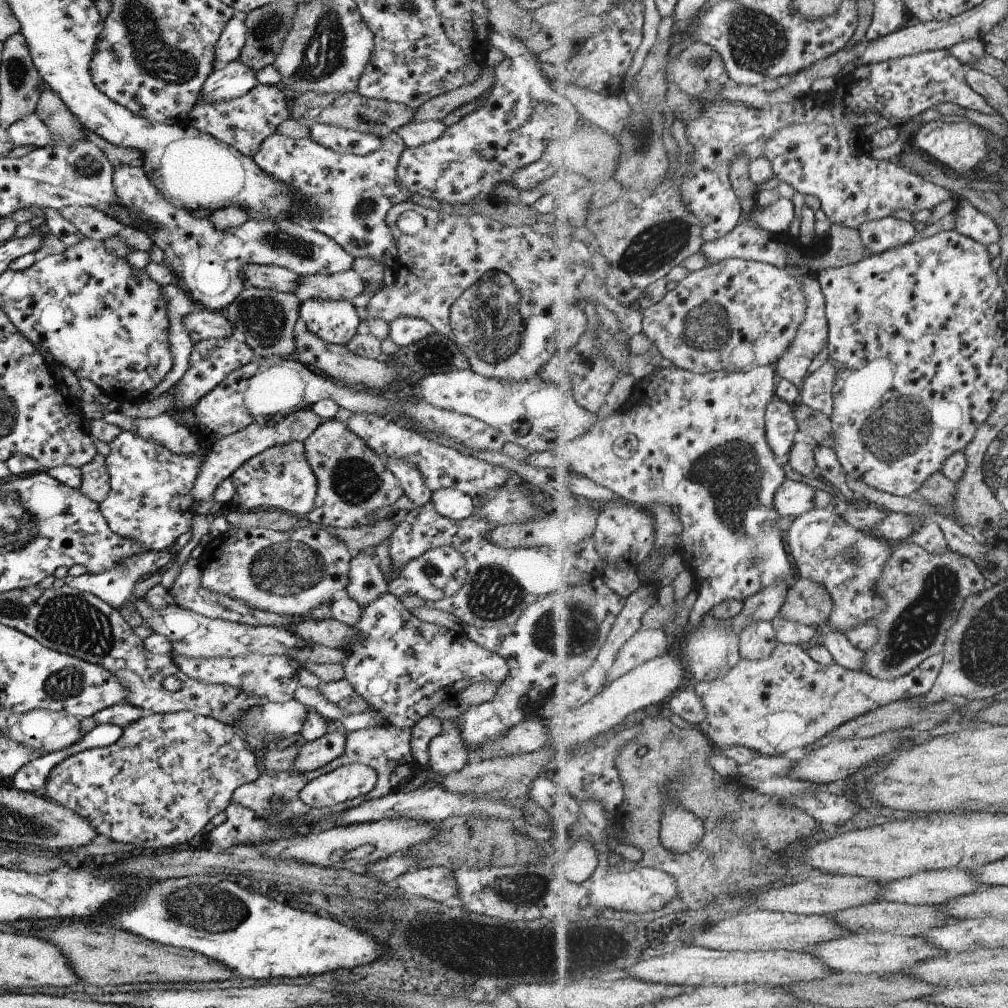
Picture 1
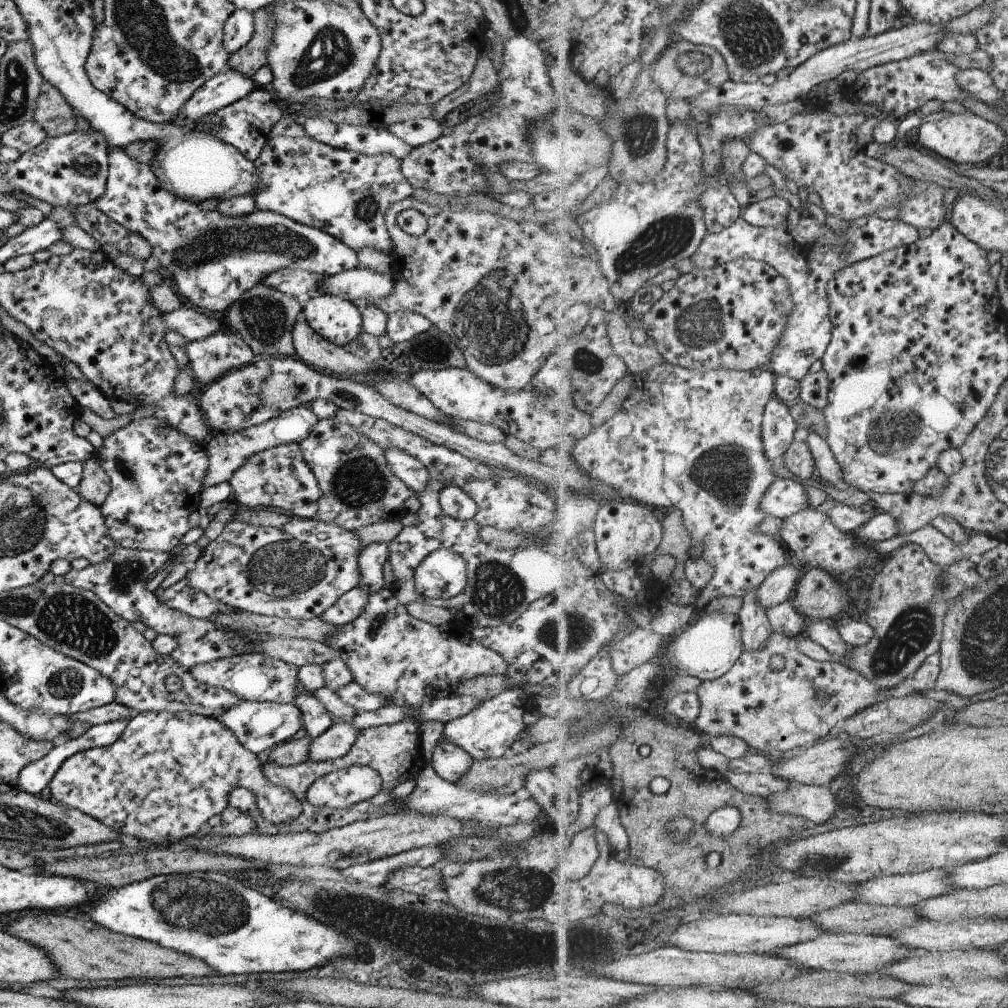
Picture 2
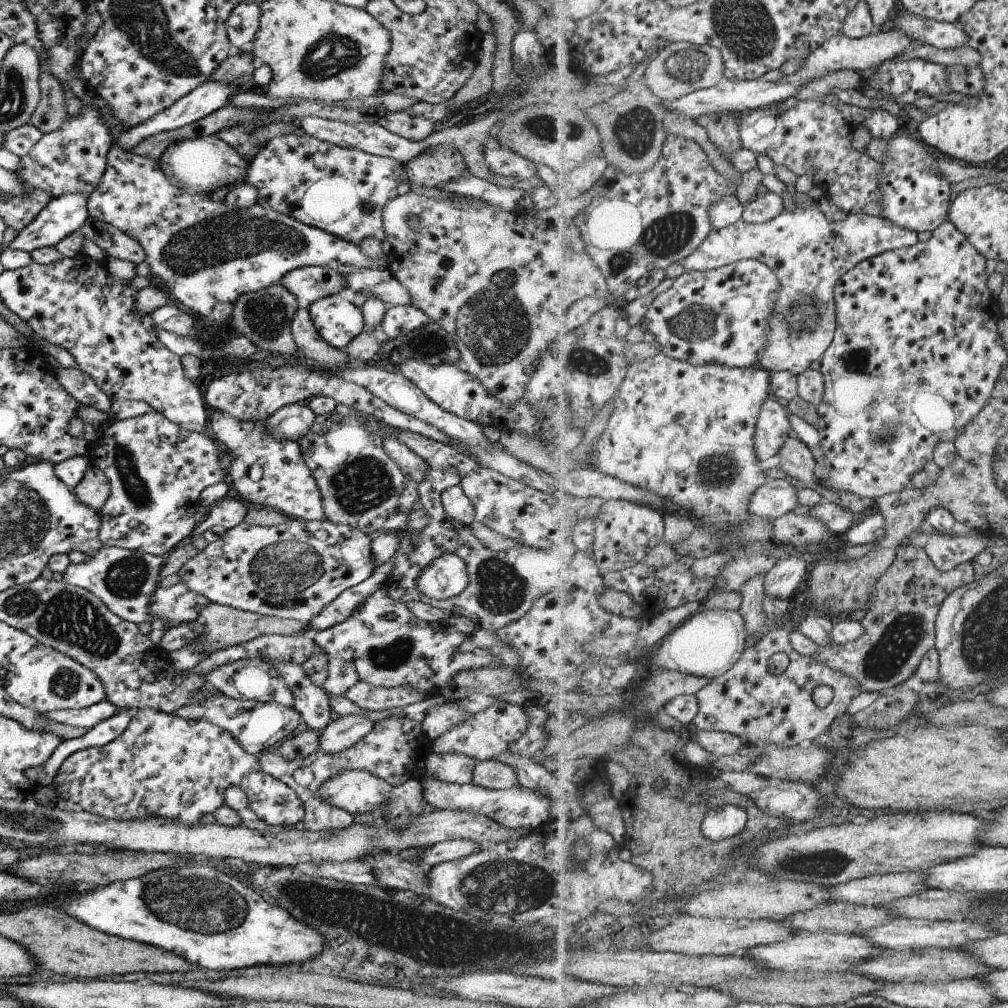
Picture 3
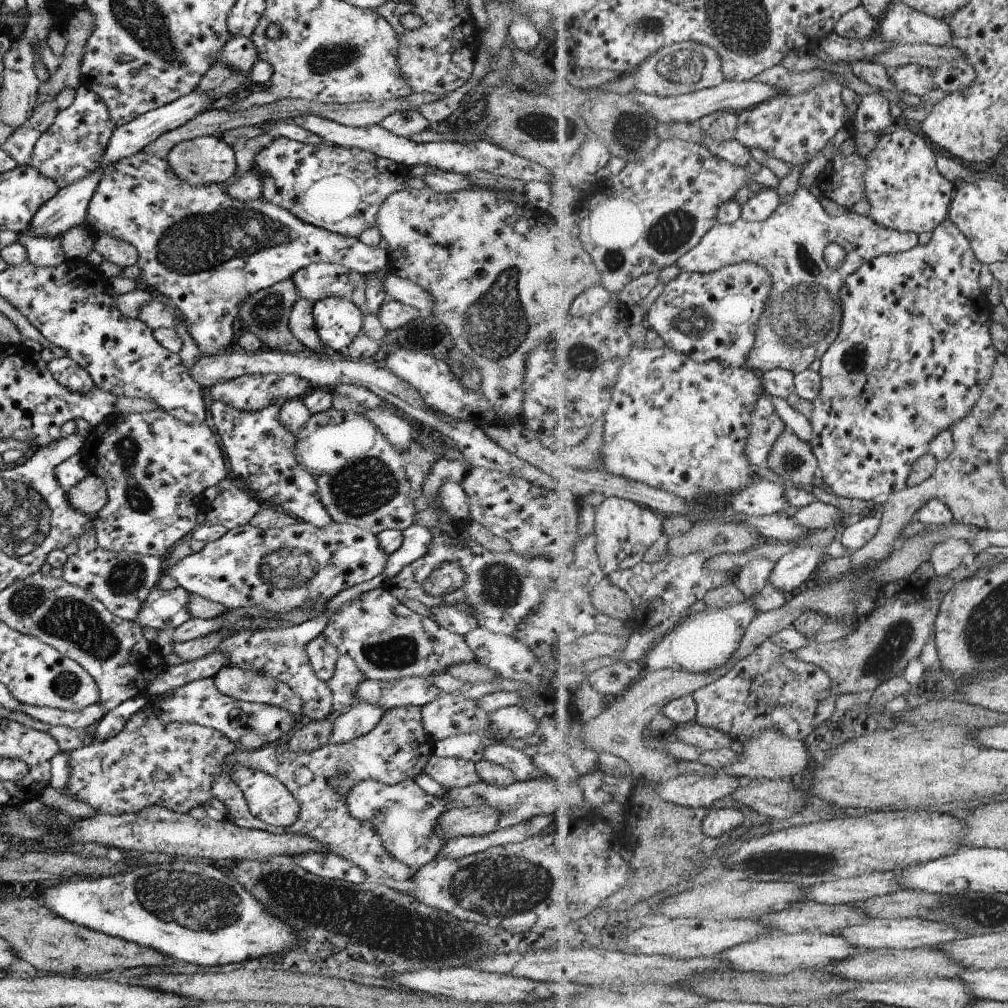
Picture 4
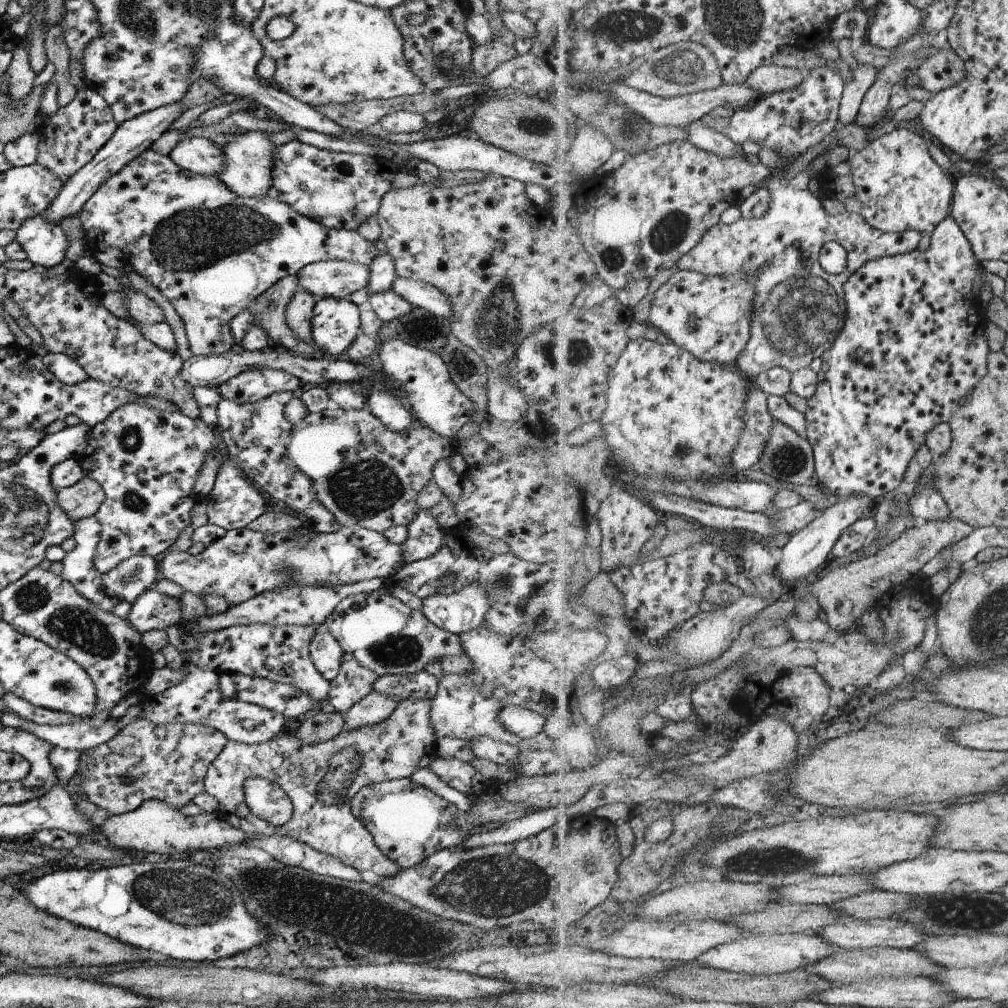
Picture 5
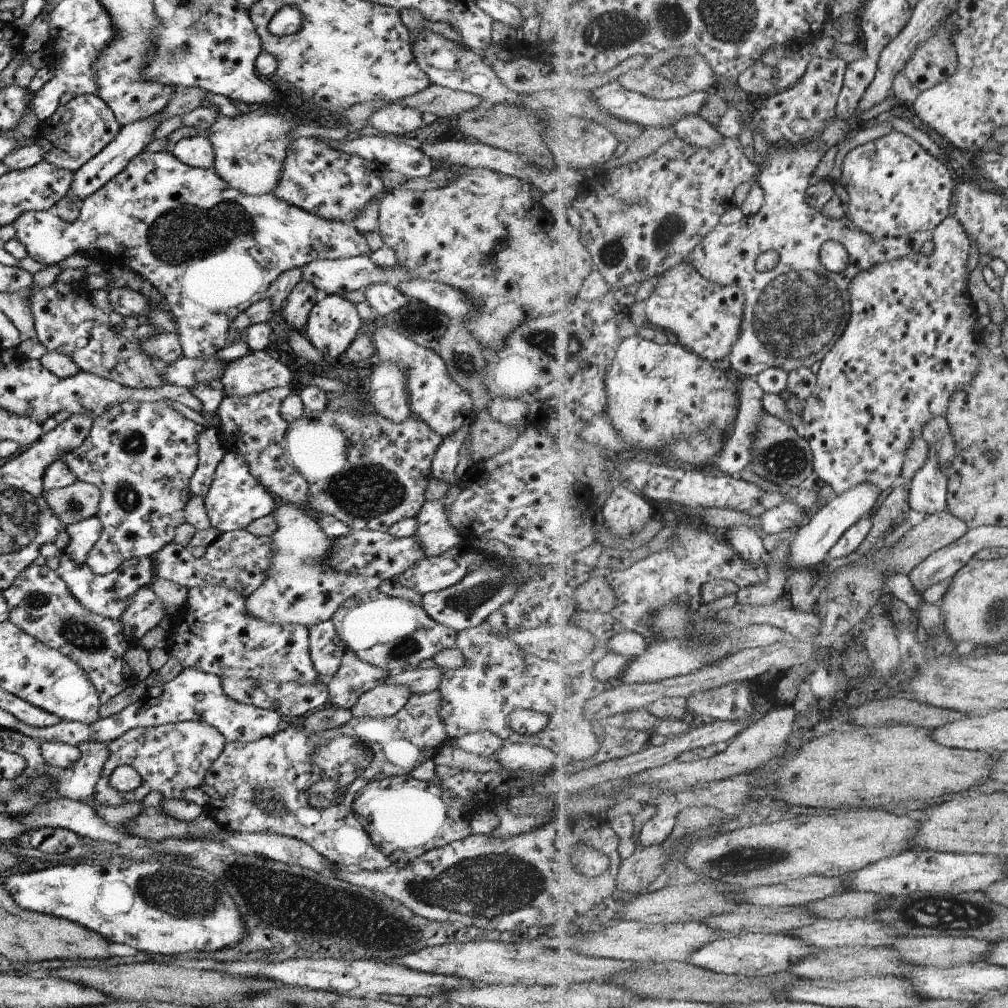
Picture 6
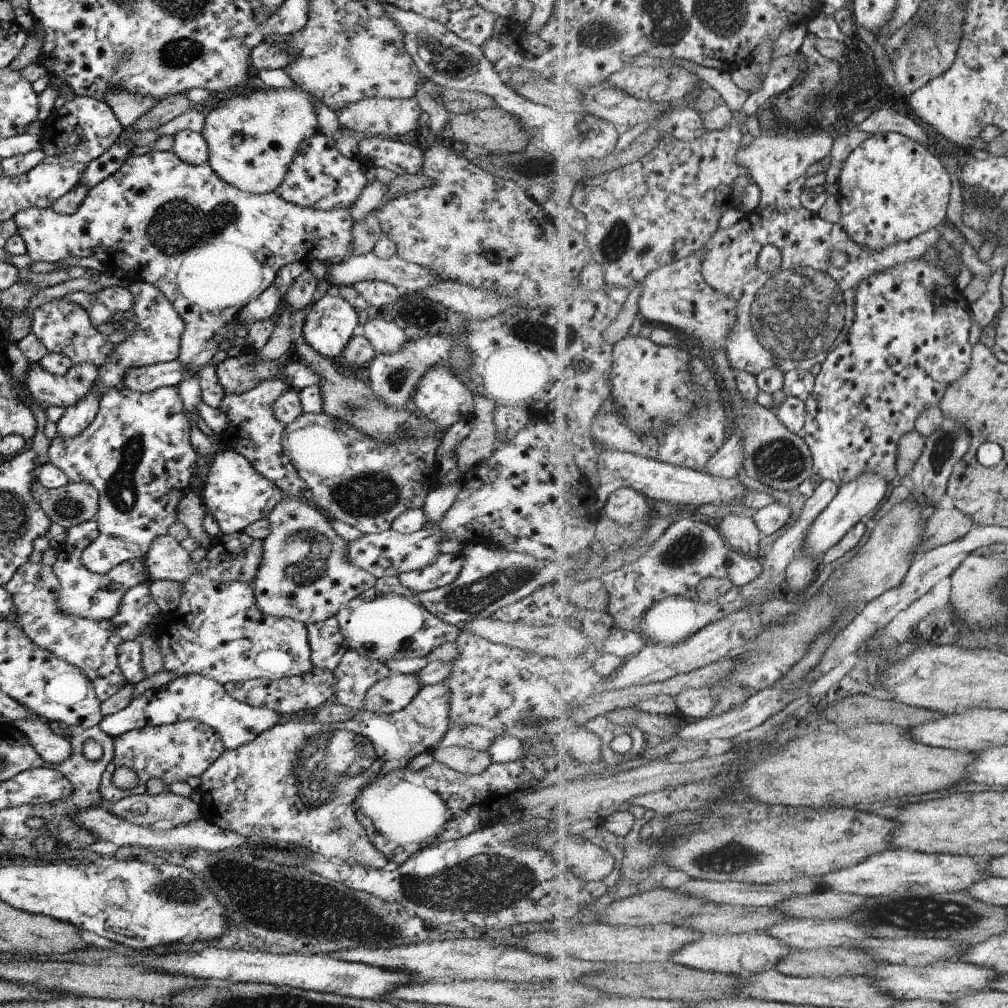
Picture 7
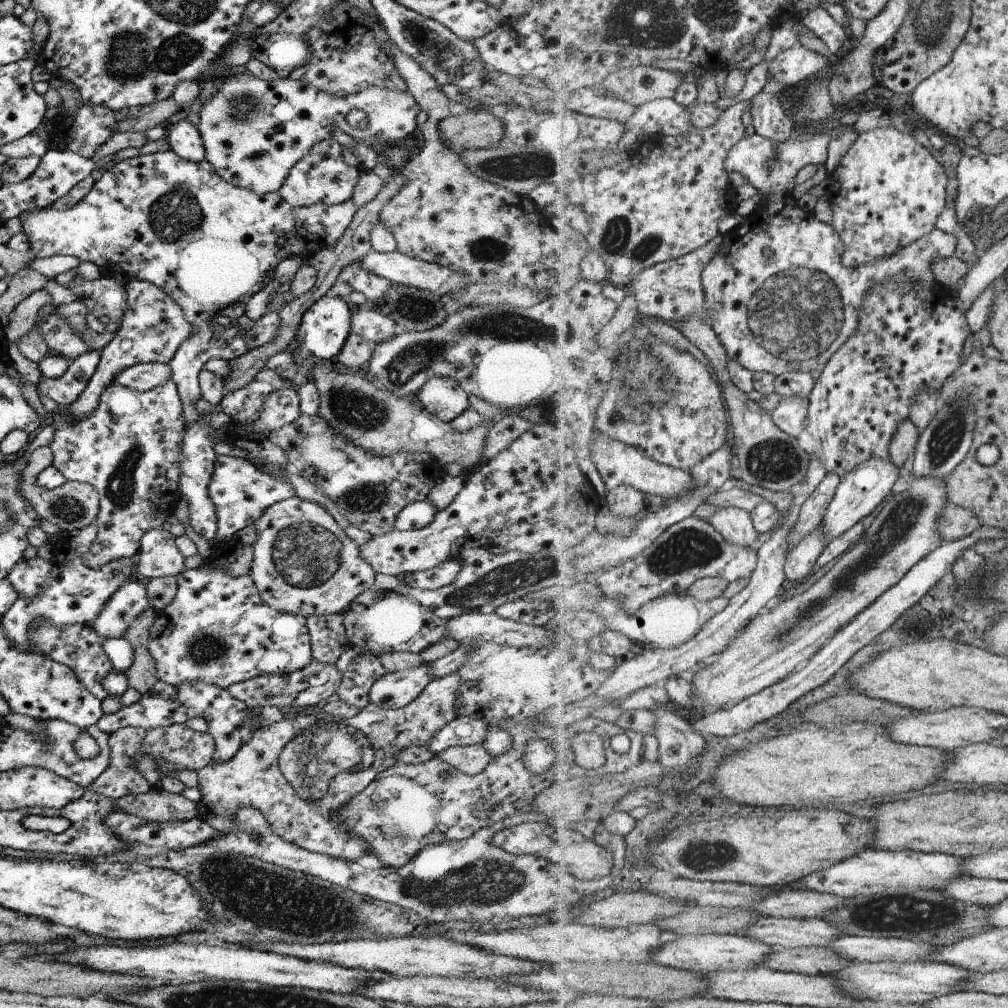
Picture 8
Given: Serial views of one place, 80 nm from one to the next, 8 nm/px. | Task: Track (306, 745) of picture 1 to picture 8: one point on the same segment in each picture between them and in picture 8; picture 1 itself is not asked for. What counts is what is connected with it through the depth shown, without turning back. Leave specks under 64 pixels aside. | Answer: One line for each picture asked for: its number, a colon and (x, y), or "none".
2: (337, 739)
3: (342, 732)
4: (360, 718)
5: (373, 708)
6: (382, 700)
7: (391, 694)
8: (393, 690)

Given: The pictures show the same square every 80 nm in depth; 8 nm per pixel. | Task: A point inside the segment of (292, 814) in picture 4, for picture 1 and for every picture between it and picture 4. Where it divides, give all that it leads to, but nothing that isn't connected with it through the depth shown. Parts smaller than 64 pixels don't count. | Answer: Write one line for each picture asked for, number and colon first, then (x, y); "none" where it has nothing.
1: (159, 784)
2: (166, 774)
3: (161, 765)

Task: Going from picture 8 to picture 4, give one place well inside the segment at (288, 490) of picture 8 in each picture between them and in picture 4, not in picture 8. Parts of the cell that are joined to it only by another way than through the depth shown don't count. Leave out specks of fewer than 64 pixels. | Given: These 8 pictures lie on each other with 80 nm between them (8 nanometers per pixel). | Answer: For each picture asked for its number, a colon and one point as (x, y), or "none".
4: (233, 506)
5: (234, 502)
6: (234, 498)
7: (235, 495)

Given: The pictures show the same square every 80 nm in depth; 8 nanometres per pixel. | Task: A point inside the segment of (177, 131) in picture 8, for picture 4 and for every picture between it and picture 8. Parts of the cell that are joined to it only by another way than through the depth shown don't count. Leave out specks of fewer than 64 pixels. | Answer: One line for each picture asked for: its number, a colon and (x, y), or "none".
4: (206, 160)
5: (198, 156)
6: (196, 151)
7: (190, 147)

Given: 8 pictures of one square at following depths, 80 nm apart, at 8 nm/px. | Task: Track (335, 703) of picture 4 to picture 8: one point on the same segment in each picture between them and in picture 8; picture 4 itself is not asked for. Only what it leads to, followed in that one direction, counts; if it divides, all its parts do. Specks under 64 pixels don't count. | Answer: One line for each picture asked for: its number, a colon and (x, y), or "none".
5: (352, 682)
6: (353, 677)
7: (354, 674)
8: (359, 670)

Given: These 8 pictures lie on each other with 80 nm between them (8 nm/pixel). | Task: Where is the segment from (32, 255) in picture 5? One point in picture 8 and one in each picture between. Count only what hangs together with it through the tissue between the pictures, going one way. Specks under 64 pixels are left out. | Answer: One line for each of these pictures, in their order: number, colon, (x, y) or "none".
6: (211, 251)
7: (208, 247)
8: (207, 244)

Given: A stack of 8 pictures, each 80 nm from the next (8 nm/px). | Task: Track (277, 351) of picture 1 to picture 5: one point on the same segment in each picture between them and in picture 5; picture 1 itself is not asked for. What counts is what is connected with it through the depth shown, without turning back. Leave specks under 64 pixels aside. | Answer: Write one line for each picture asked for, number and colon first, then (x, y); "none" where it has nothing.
2: (263, 317)
3: (262, 316)
4: (264, 314)
5: (268, 309)

